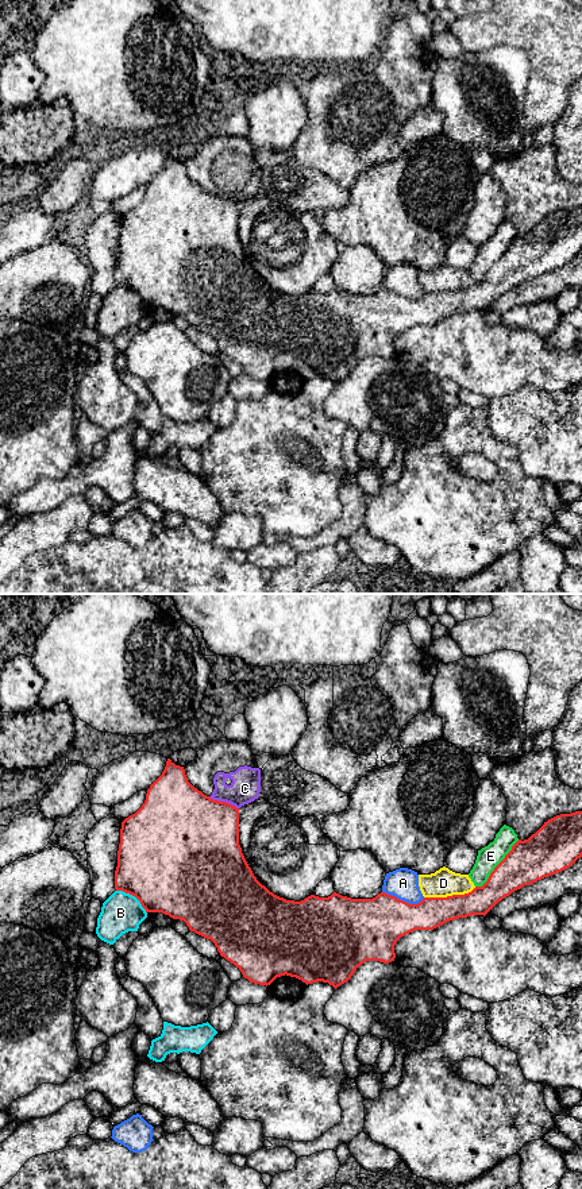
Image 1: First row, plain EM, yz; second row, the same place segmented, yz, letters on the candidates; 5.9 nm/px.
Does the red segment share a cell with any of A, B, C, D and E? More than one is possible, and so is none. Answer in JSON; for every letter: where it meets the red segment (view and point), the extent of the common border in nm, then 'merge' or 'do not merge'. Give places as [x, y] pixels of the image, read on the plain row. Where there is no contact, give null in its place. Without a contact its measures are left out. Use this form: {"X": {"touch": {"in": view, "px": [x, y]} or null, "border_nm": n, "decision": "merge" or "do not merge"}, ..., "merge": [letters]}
{"A": {"touch": {"in": "yz", "px": [403, 296]}, "border_nm": 260, "decision": "do not merge"}, "B": {"touch": {"in": "yz", "px": [134, 290]}, "border_nm": 240, "decision": "do not merge"}, "C": {"touch": {"in": "yz", "px": [223, 197]}, "border_nm": 200, "decision": "do not merge"}, "D": {"touch": {"in": "yz", "px": [450, 292]}, "border_nm": 320, "decision": "do not merge"}, "E": {"touch": {"in": "yz", "px": [497, 261]}, "border_nm": 380, "decision": "do not merge"}, "merge": []}

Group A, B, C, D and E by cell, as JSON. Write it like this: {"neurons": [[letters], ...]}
{"neurons": [["A"], ["B"], ["C"], ["D"], ["E"]]}

